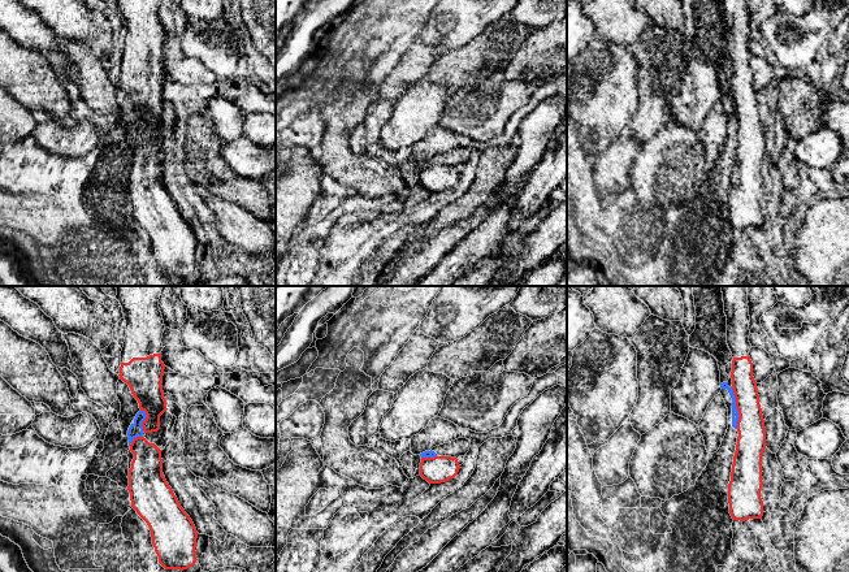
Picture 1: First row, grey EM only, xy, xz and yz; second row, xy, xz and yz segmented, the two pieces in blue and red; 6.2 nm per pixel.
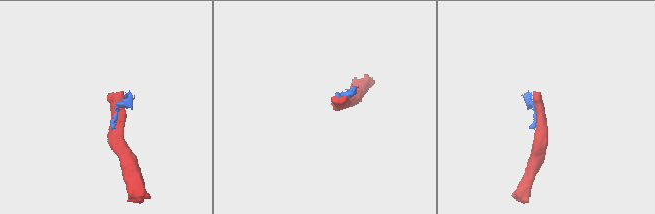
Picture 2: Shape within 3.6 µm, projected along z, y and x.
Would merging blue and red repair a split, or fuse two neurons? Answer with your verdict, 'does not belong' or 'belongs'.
does not belong

